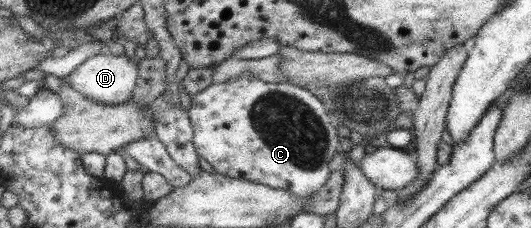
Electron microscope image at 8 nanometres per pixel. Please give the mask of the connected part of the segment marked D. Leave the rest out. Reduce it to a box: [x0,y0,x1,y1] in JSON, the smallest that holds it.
[68,51,137,104]

